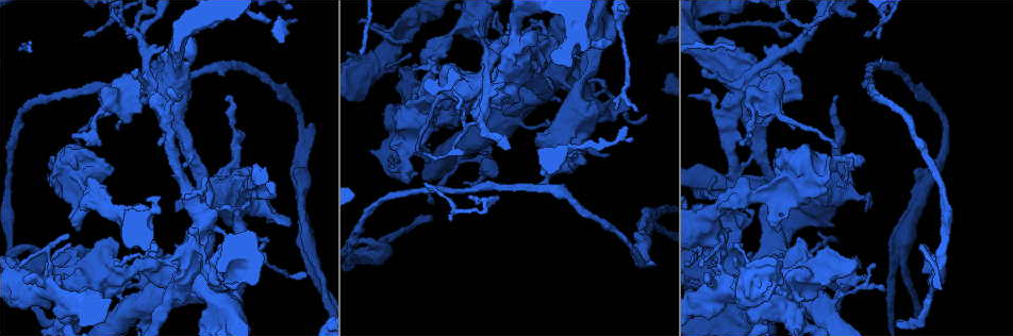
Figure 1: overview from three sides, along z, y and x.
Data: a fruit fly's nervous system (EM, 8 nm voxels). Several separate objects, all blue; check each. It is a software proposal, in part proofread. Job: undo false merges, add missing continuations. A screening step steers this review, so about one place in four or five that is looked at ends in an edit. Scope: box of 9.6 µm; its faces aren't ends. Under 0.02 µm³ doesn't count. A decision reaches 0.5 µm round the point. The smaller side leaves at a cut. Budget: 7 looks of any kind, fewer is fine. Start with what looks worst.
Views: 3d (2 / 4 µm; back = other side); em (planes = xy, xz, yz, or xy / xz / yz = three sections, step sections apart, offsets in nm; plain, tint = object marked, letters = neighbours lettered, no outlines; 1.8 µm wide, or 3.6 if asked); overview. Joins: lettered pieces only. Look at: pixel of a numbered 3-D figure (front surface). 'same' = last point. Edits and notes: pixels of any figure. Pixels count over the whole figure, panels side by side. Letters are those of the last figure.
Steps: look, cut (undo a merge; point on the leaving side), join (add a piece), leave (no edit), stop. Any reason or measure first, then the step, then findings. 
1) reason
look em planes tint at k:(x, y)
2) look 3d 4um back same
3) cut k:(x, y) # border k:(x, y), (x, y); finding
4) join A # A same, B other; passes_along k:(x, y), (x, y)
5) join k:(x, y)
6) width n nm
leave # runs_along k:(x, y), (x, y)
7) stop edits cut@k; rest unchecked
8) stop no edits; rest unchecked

closes a loop
look em xy step 16 tint at 1:(941, 273)

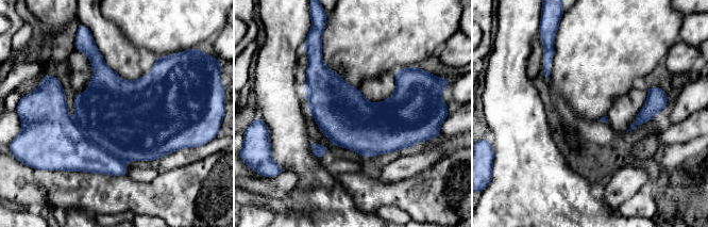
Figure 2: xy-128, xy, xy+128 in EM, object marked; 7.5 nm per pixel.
look em planes letters same

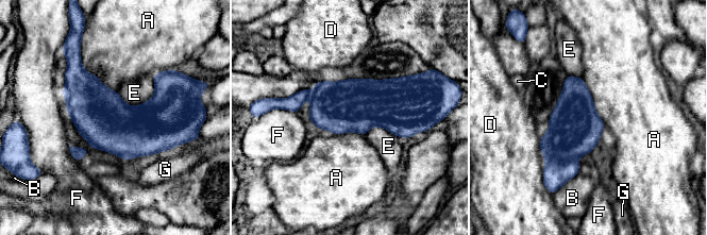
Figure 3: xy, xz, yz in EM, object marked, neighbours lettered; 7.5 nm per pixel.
width 400 nm
leave # A other, B other, C other, D other, E other, F other, G other; continuous, no second cell

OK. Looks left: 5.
three-way junction
look em 3.6um planes letters at 1:(17, 274)

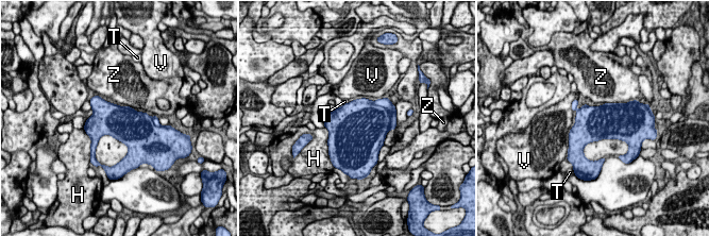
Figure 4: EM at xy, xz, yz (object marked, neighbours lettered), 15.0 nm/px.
width 500 nm; longest_contact H 280 nm
cut 4:(385, 102) # H other, T other, V other, Z other; a second cell is stuck on

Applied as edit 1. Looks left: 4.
look overview

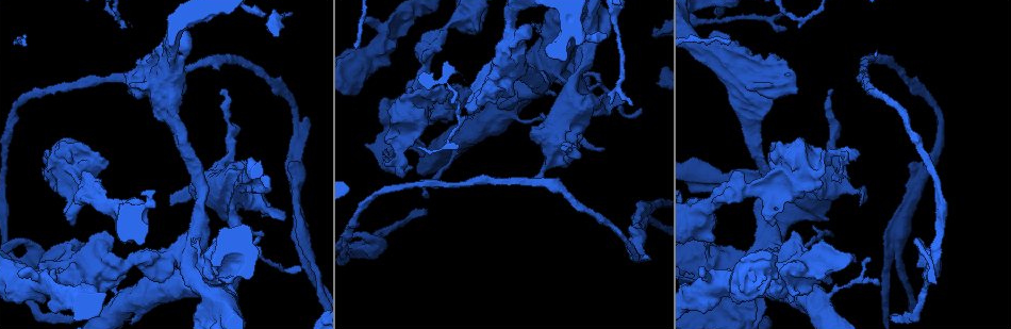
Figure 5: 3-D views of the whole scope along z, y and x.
free end
look 3d 4um at 5:(610, 104)

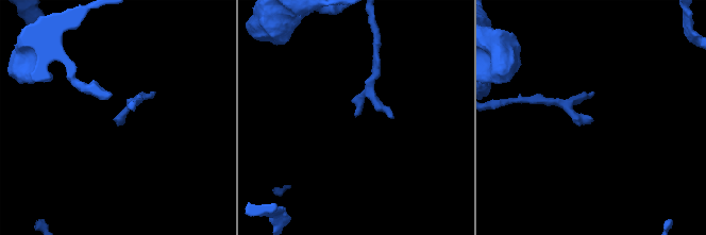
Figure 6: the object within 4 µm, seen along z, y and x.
need the tissue
look em planes letters at 6:(118, 117)

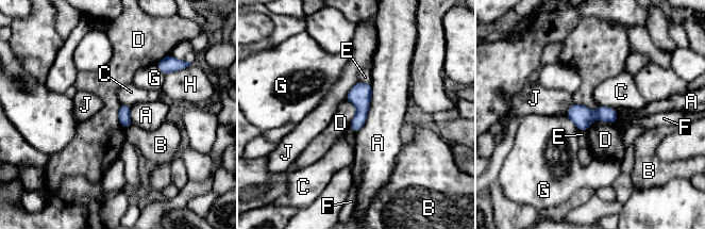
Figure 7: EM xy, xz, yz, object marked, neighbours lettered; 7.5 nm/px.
leave # A other, B other, C other, D other, E other, F other, G other, H other, J other; border 7:(616, 120), (596, 116), (587, 130); none of them fits

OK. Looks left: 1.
stop edits cut@4; rest unchecked

